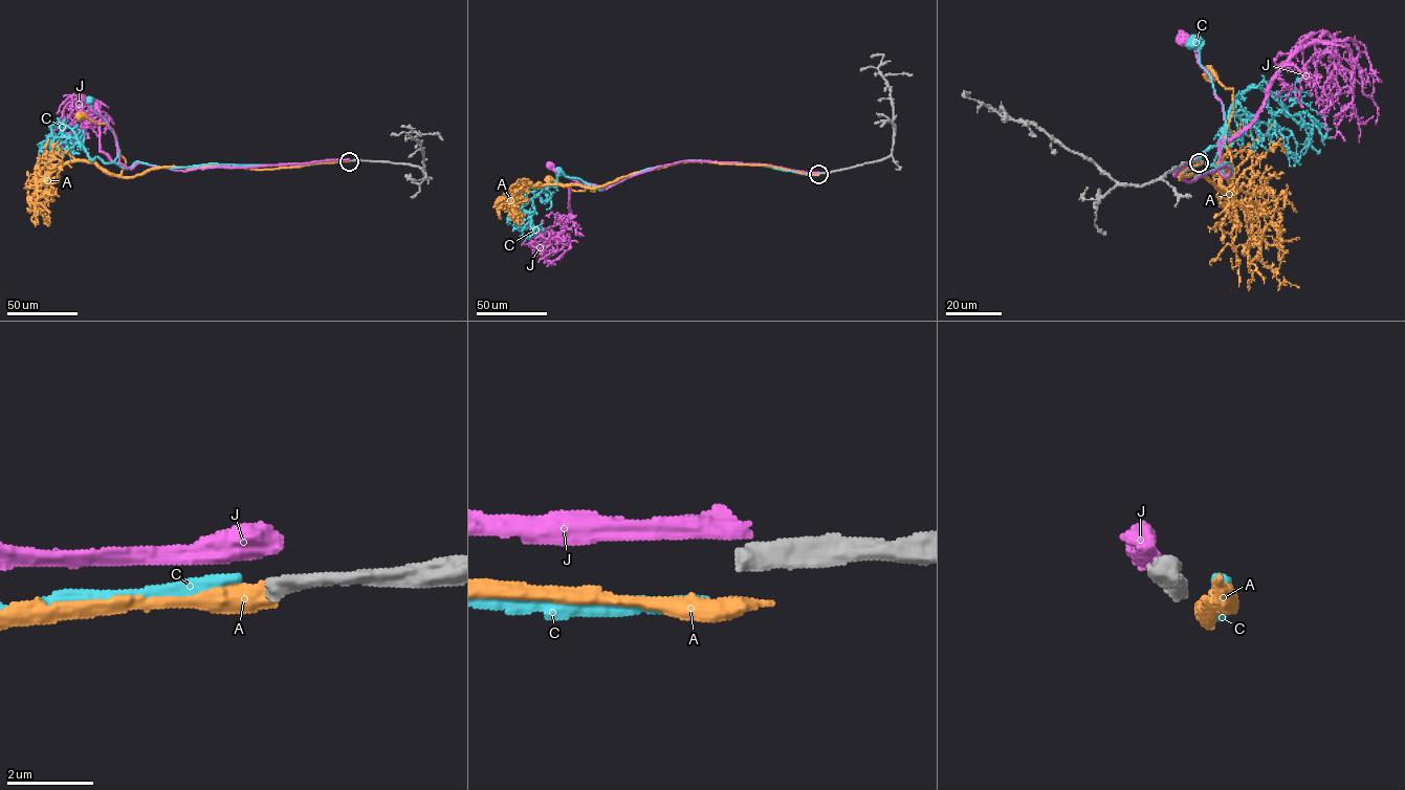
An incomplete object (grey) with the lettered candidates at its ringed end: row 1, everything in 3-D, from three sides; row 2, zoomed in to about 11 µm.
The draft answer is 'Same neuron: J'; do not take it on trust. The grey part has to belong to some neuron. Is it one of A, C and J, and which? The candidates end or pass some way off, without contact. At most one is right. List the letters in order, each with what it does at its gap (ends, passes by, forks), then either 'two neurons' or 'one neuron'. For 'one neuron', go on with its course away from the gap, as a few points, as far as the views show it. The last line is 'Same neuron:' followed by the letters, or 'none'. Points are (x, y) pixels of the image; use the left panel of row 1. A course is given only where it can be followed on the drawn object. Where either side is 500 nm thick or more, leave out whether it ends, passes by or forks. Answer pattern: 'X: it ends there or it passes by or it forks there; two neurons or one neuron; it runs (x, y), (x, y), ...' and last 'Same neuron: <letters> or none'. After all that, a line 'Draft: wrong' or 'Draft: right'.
A: two neurons
C: it ends there; two neurons
J: two neurons
Same neuron: none
Draft: wrong

